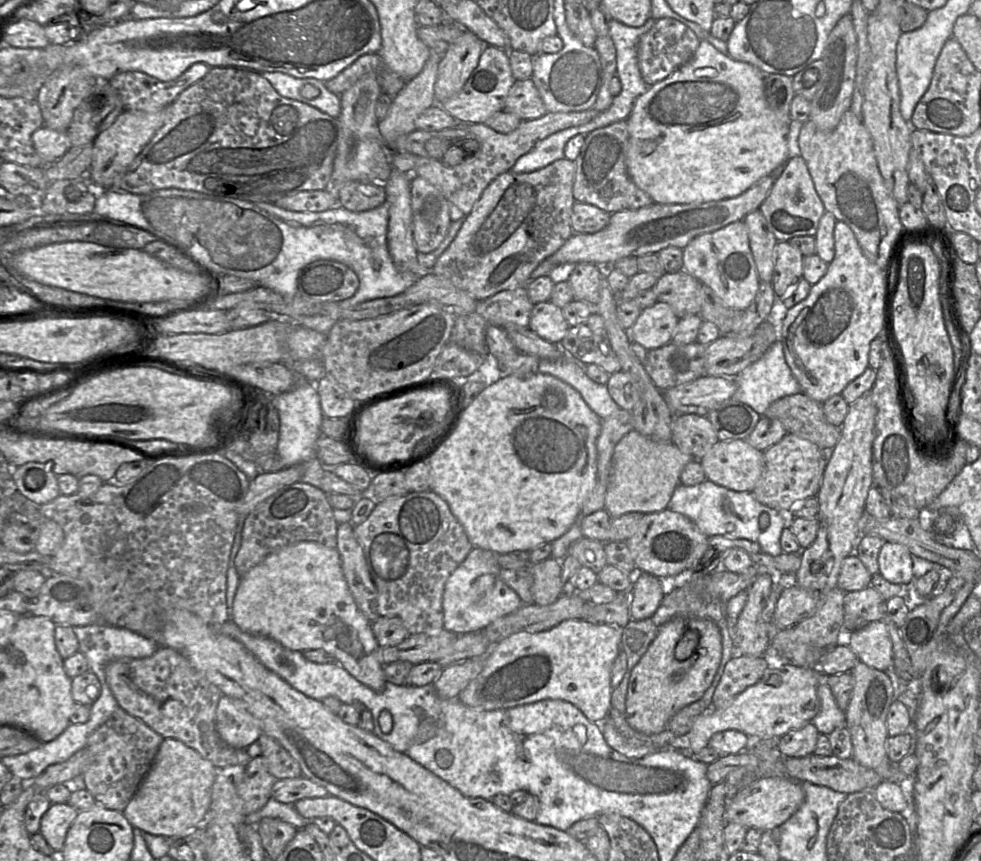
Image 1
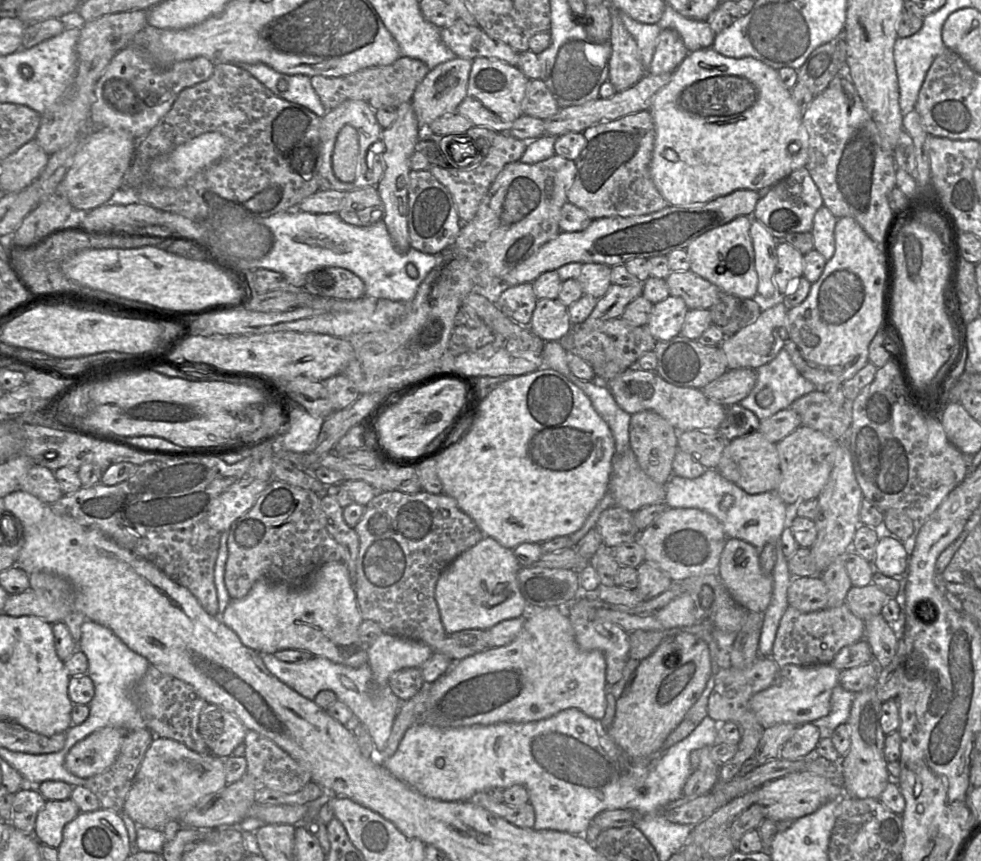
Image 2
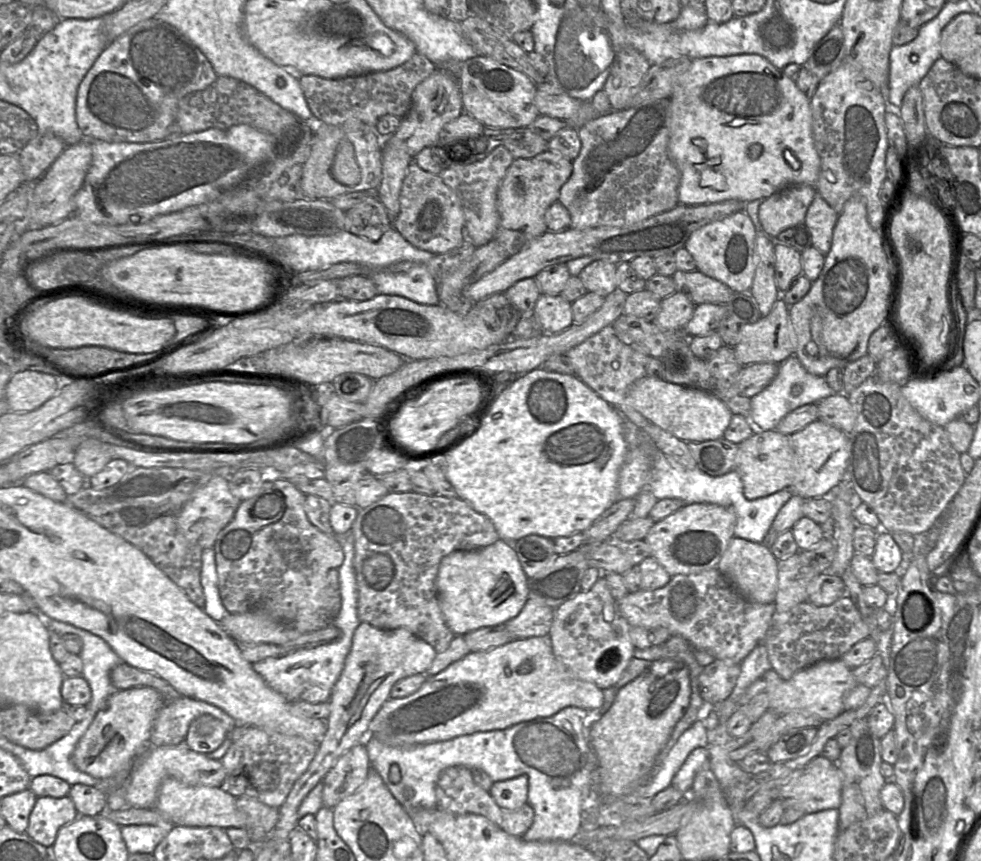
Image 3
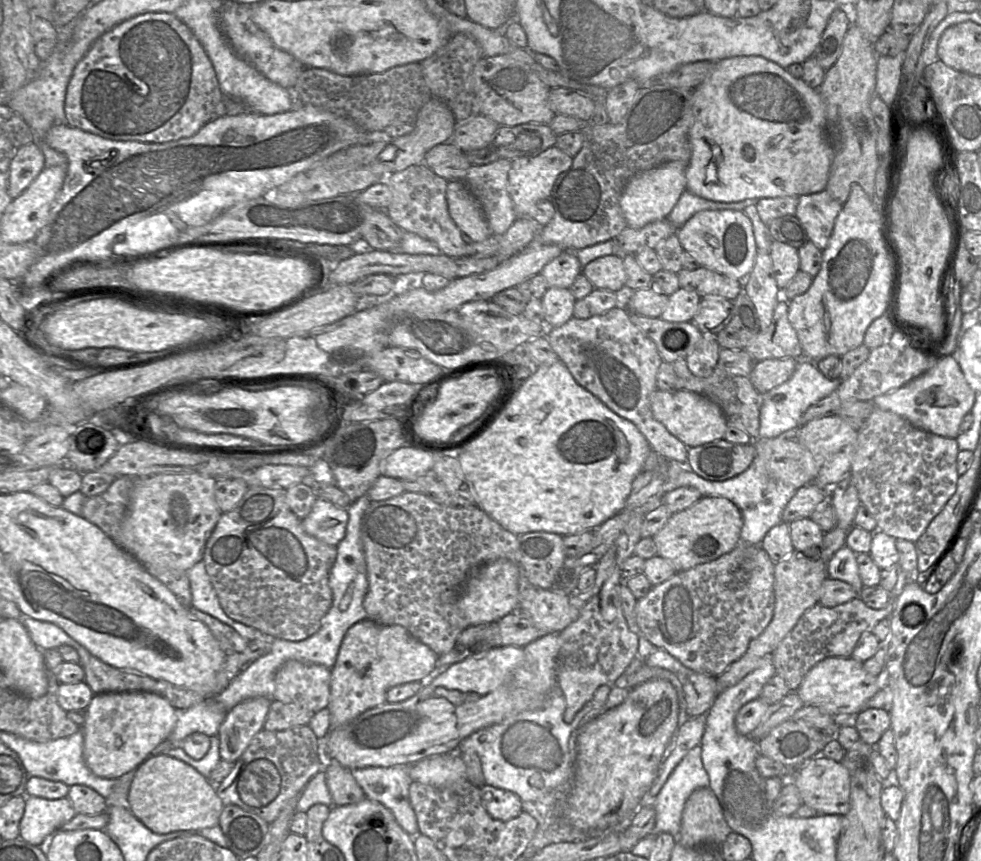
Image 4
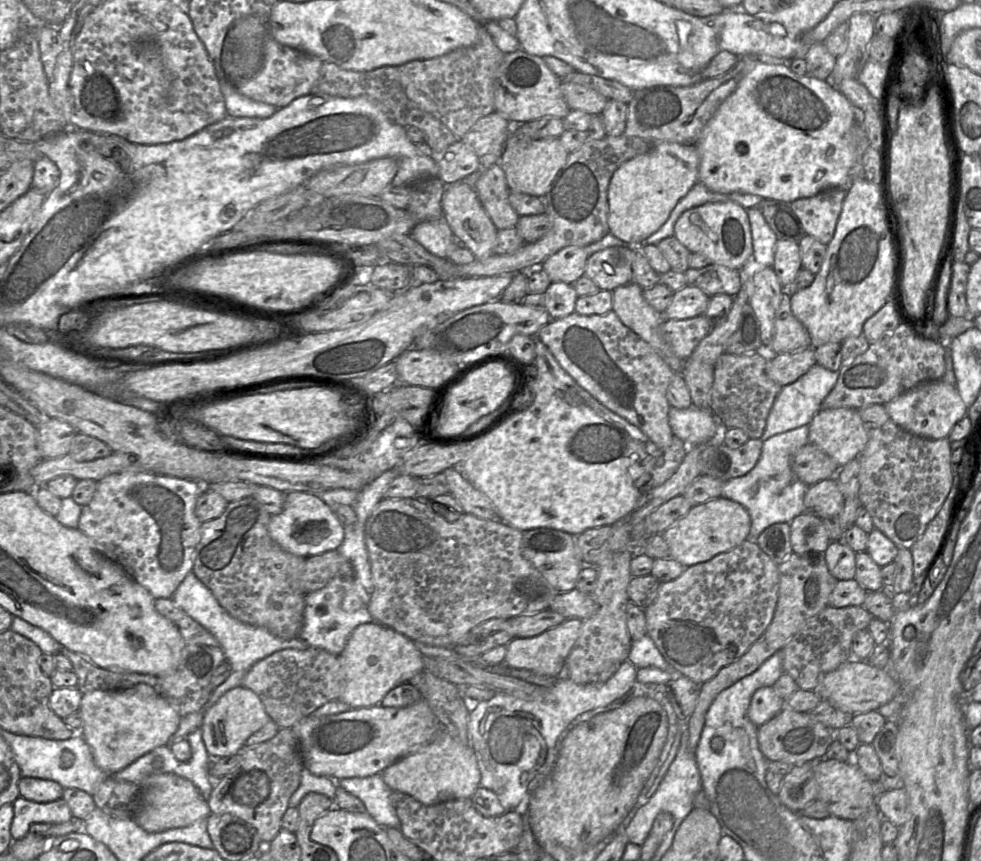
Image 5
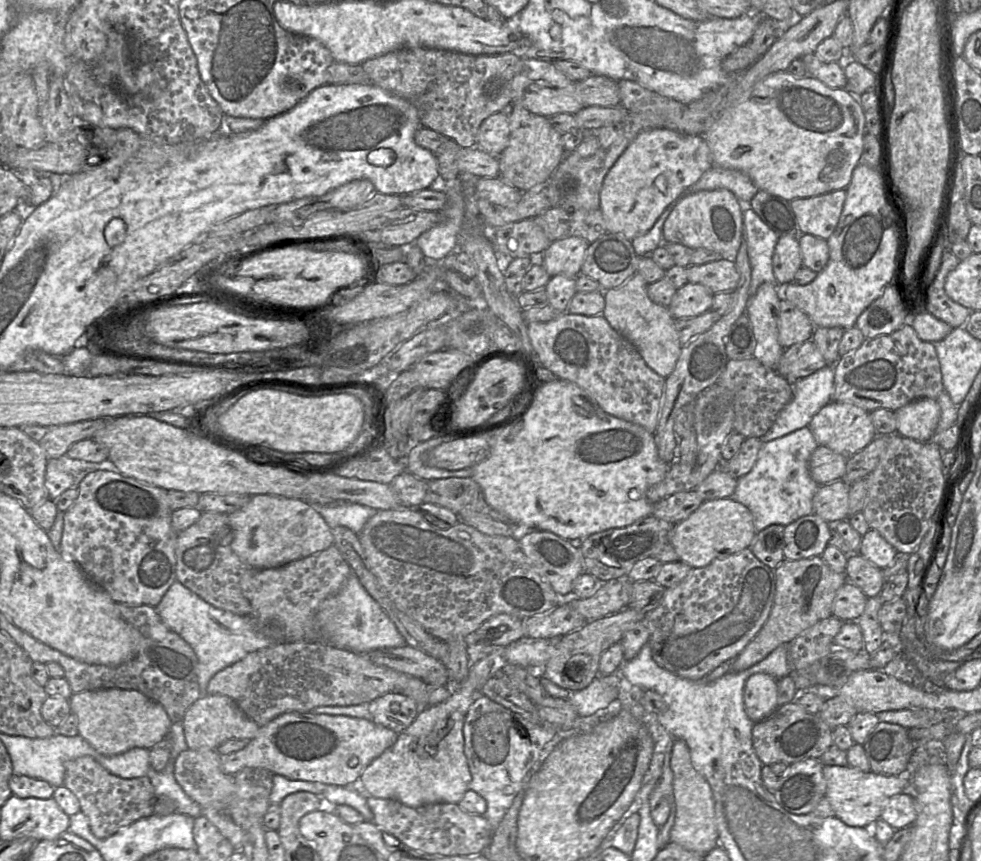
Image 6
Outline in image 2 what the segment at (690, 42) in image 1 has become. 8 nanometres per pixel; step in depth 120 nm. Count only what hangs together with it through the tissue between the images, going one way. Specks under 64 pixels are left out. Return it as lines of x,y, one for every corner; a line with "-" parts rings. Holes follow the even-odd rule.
663,29
656,41
656,47
649,67
649,74
673,73
688,55
680,35
672,29

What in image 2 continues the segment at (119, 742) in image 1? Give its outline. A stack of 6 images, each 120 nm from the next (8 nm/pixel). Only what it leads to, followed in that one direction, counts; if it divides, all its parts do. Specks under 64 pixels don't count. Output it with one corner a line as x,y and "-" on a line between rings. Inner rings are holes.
149,729
125,732
119,754
104,772
87,778
84,787
93,792
101,809
121,813
137,771
155,735

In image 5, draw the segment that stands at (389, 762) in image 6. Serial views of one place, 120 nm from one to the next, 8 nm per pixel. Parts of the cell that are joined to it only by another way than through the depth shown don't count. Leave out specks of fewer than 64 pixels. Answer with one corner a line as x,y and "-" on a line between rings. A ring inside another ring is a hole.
445,731
438,732
430,743
384,769
381,776
393,792
408,794
427,806
471,798
480,783
480,771
472,748
457,742

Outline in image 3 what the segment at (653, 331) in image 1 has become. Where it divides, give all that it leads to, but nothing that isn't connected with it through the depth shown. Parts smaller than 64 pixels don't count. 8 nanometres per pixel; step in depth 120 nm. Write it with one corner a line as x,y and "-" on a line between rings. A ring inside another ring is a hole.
675,291
661,300
660,310
654,322
665,330
684,330
695,306
685,294

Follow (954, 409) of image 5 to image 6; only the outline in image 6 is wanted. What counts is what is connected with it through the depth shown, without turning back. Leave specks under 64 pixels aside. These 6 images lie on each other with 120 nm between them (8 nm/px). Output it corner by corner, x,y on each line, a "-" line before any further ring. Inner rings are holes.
923,398
894,411
897,433
919,442
931,441
940,417
937,400

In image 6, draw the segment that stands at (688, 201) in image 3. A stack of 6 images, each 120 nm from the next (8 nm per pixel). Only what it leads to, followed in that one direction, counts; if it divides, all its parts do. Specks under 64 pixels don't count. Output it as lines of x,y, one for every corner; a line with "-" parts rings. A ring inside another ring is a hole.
778,71
757,82
749,98
725,111
713,126
707,130
703,138
710,149
714,166
742,171
748,175
759,190
766,191
791,202
795,199
810,198
835,190
846,189
851,181
855,167
860,163
865,133
865,118
858,97
843,88
830,88
818,79
810,76
797,79
786,71

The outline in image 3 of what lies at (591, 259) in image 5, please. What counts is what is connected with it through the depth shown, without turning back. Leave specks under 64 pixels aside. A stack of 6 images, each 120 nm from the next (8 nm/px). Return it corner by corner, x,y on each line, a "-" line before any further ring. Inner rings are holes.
598,259
588,264
578,275
587,292
606,297
617,288
617,264

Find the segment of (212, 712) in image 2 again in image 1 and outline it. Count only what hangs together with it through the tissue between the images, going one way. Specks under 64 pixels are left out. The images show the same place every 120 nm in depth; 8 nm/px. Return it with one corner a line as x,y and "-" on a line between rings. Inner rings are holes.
222,696
216,709
216,730
221,739
236,749
246,749
263,734
261,722
236,698

